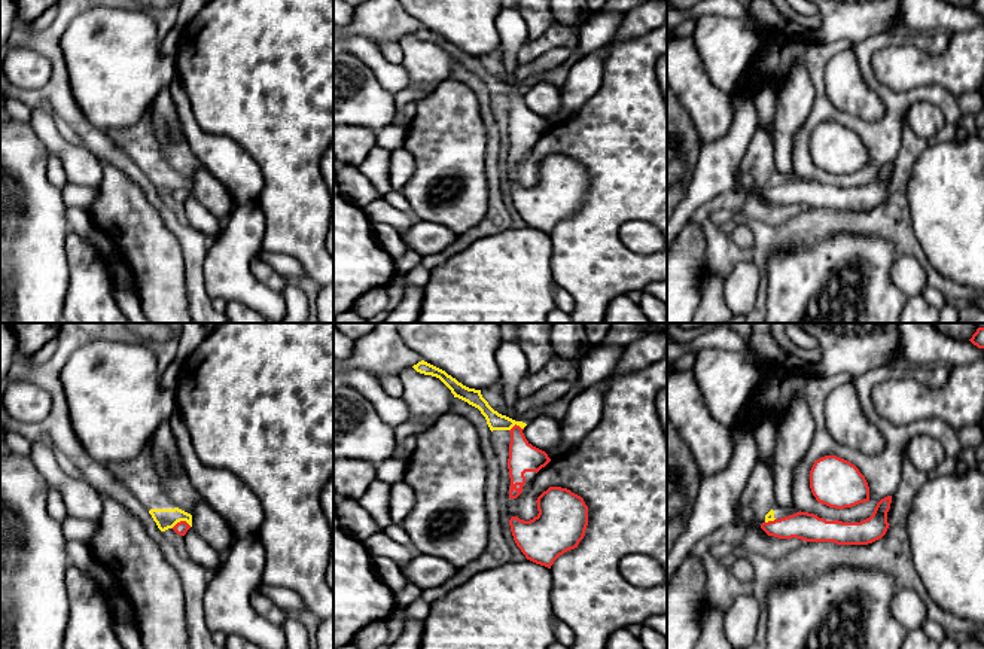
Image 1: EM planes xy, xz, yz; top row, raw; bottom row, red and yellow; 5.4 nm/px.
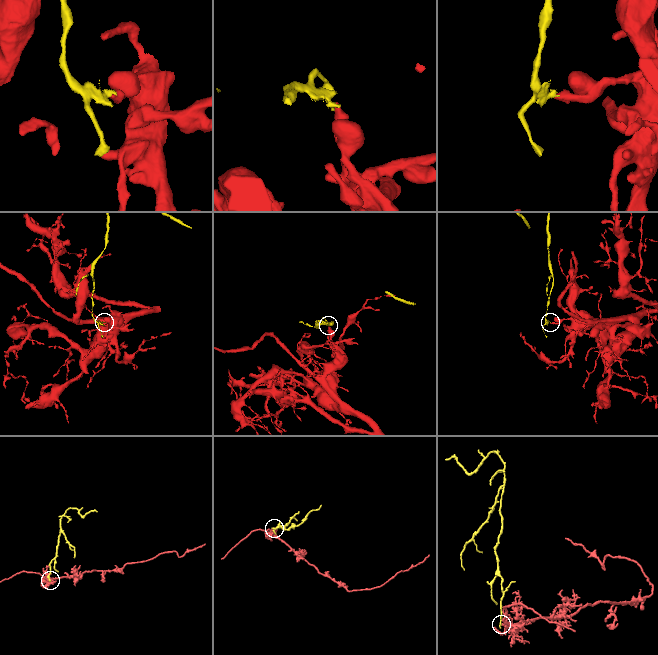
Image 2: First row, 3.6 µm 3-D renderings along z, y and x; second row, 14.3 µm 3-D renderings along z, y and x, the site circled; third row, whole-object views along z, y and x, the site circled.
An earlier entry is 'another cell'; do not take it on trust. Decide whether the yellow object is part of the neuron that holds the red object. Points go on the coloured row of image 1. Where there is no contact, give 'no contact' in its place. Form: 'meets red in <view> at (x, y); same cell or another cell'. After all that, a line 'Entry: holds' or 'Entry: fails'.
meets red in xy at (180, 521); another cell
Entry: holds

